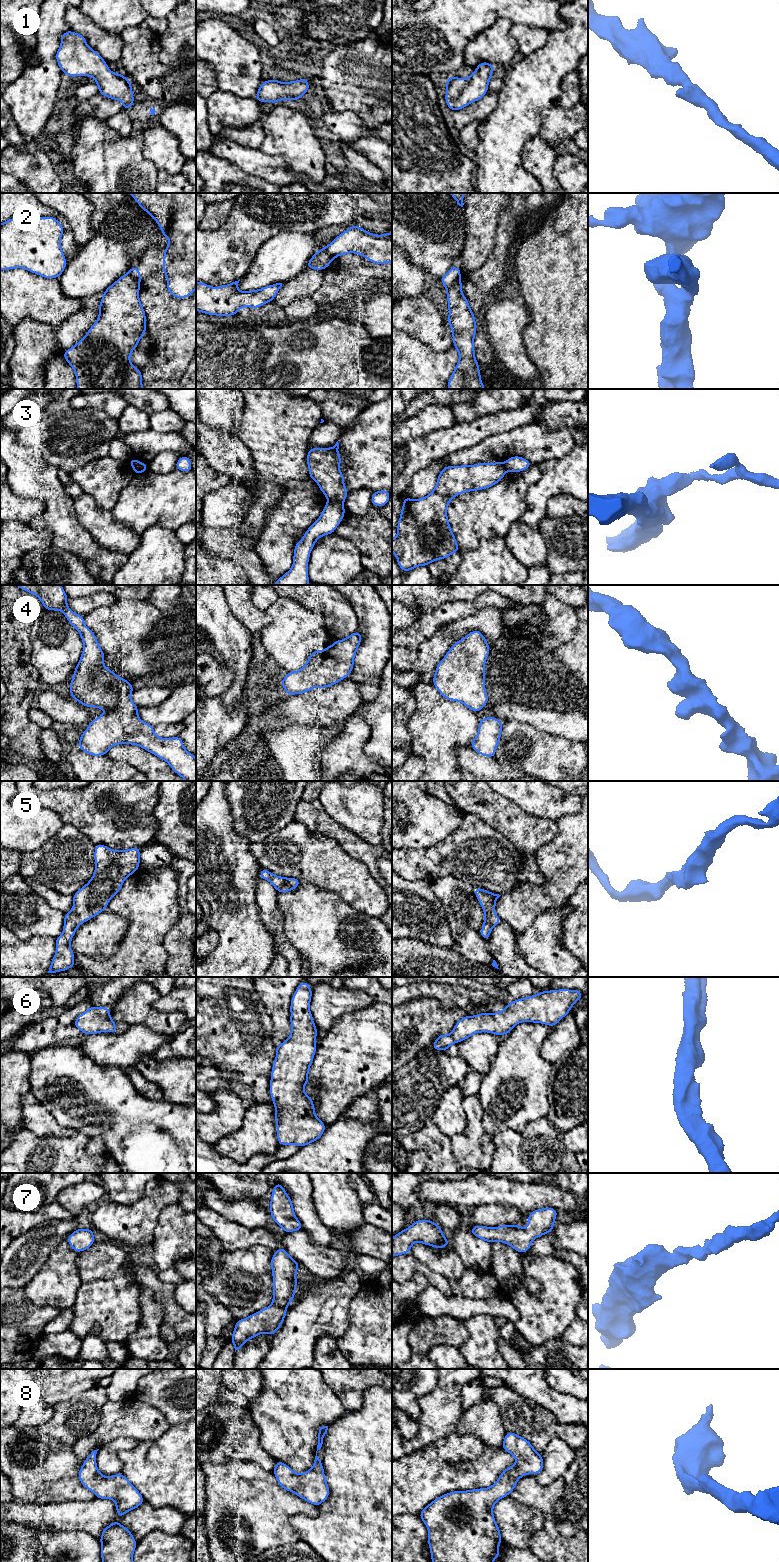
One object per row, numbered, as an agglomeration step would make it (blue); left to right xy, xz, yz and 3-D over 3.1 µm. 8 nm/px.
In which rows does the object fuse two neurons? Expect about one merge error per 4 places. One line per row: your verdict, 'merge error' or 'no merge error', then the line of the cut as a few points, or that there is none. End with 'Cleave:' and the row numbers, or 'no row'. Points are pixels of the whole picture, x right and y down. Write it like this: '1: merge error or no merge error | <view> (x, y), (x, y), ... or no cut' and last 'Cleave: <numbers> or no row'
1: no merge error | no cut
2: merge error | yz (459, 276), (446, 289)
3: merge error | xz (328, 500), (342, 504)
4: no merge error | no cut
5: no merge error | no cut
6: no merge error | no cut
7: no merge error | no cut
8: no merge error | no cut
Cleave: 2, 3

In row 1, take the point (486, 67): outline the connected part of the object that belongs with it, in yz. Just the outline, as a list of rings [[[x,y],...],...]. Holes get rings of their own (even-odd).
[[[480,62],[475,71],[466,79],[451,76],[446,80],[445,101],[450,110],[460,110],[470,103],[476,102],[484,97],[489,91],[488,83],[493,77],[492,69],[496,68],[489,62]]]

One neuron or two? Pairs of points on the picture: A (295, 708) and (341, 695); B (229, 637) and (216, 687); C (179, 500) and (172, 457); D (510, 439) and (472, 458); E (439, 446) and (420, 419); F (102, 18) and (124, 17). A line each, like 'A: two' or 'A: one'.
A: one
B: two
C: two
D: one
E: two
F: one

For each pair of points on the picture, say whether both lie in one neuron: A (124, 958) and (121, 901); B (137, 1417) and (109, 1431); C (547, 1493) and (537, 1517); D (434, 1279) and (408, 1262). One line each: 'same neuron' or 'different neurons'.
A: same neuron
B: same neuron
C: different neurons
D: same neuron

